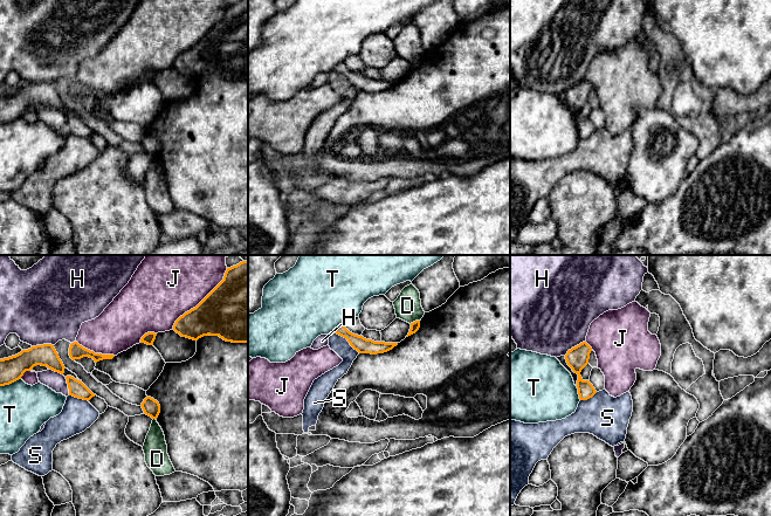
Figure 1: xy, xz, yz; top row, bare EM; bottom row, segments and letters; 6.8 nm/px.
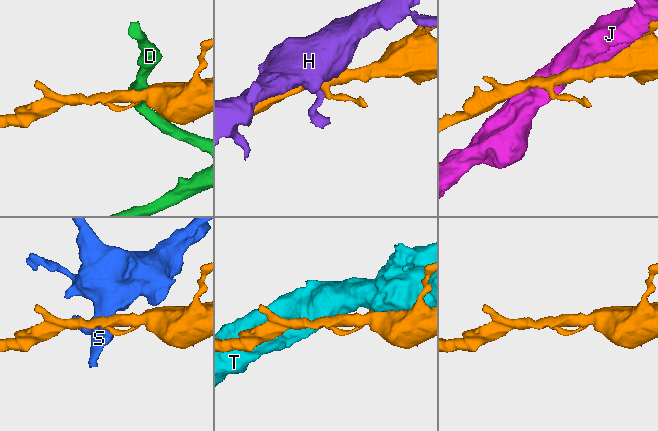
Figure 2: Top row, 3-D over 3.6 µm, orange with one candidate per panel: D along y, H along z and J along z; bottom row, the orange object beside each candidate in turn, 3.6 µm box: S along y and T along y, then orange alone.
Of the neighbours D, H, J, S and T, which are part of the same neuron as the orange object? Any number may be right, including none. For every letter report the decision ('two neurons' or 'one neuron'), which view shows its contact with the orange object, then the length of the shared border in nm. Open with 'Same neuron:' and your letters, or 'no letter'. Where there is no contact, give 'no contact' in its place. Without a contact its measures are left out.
Same neuron: no letter
D: two neurons; meets orange in xz; contact 80 nm long
H: two neurons; meets orange in xy; contact 150 nm long
J: two neurons; meets orange in xy; contact 550 nm long
S: two neurons; meets orange in xz; contact 240 nm long
T: two neurons; meets orange in xy; contact 160 nm long

